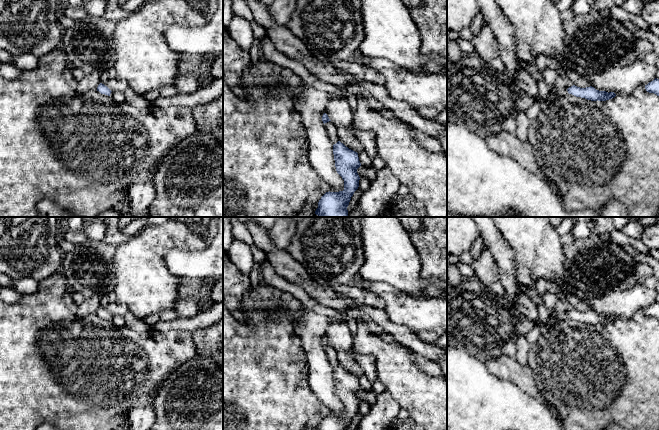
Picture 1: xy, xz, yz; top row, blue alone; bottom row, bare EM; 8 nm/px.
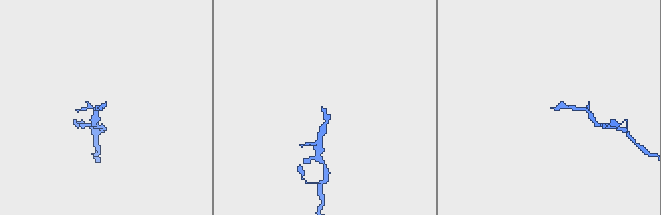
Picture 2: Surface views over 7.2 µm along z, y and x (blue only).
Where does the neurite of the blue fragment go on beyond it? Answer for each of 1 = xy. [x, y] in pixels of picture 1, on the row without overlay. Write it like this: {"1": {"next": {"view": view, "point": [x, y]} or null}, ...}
{"1": {"next": null}}

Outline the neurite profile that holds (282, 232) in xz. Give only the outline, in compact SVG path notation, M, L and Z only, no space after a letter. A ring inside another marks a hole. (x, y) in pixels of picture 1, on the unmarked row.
M278 217L268 234L277 248L287 250L296 233L295 217Z

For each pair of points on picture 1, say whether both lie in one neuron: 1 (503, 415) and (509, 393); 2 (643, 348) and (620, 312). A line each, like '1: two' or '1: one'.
1: one
2: two

